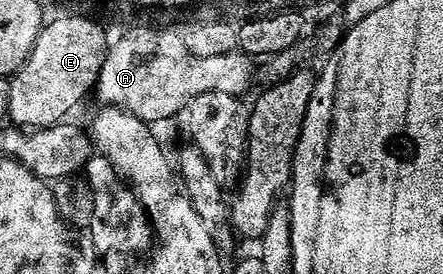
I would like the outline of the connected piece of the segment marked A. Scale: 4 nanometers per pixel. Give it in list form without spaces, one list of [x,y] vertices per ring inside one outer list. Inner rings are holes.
[[[135,24],[121,33],[124,34],[108,46],[94,97],[104,105],[125,109],[149,123],[164,121],[176,112],[187,110],[190,102],[206,91],[226,91],[226,95],[240,97],[251,87],[252,76],[258,73],[257,62],[247,53],[209,55],[207,59],[202,59],[202,55],[190,55],[179,32],[172,27]]]

